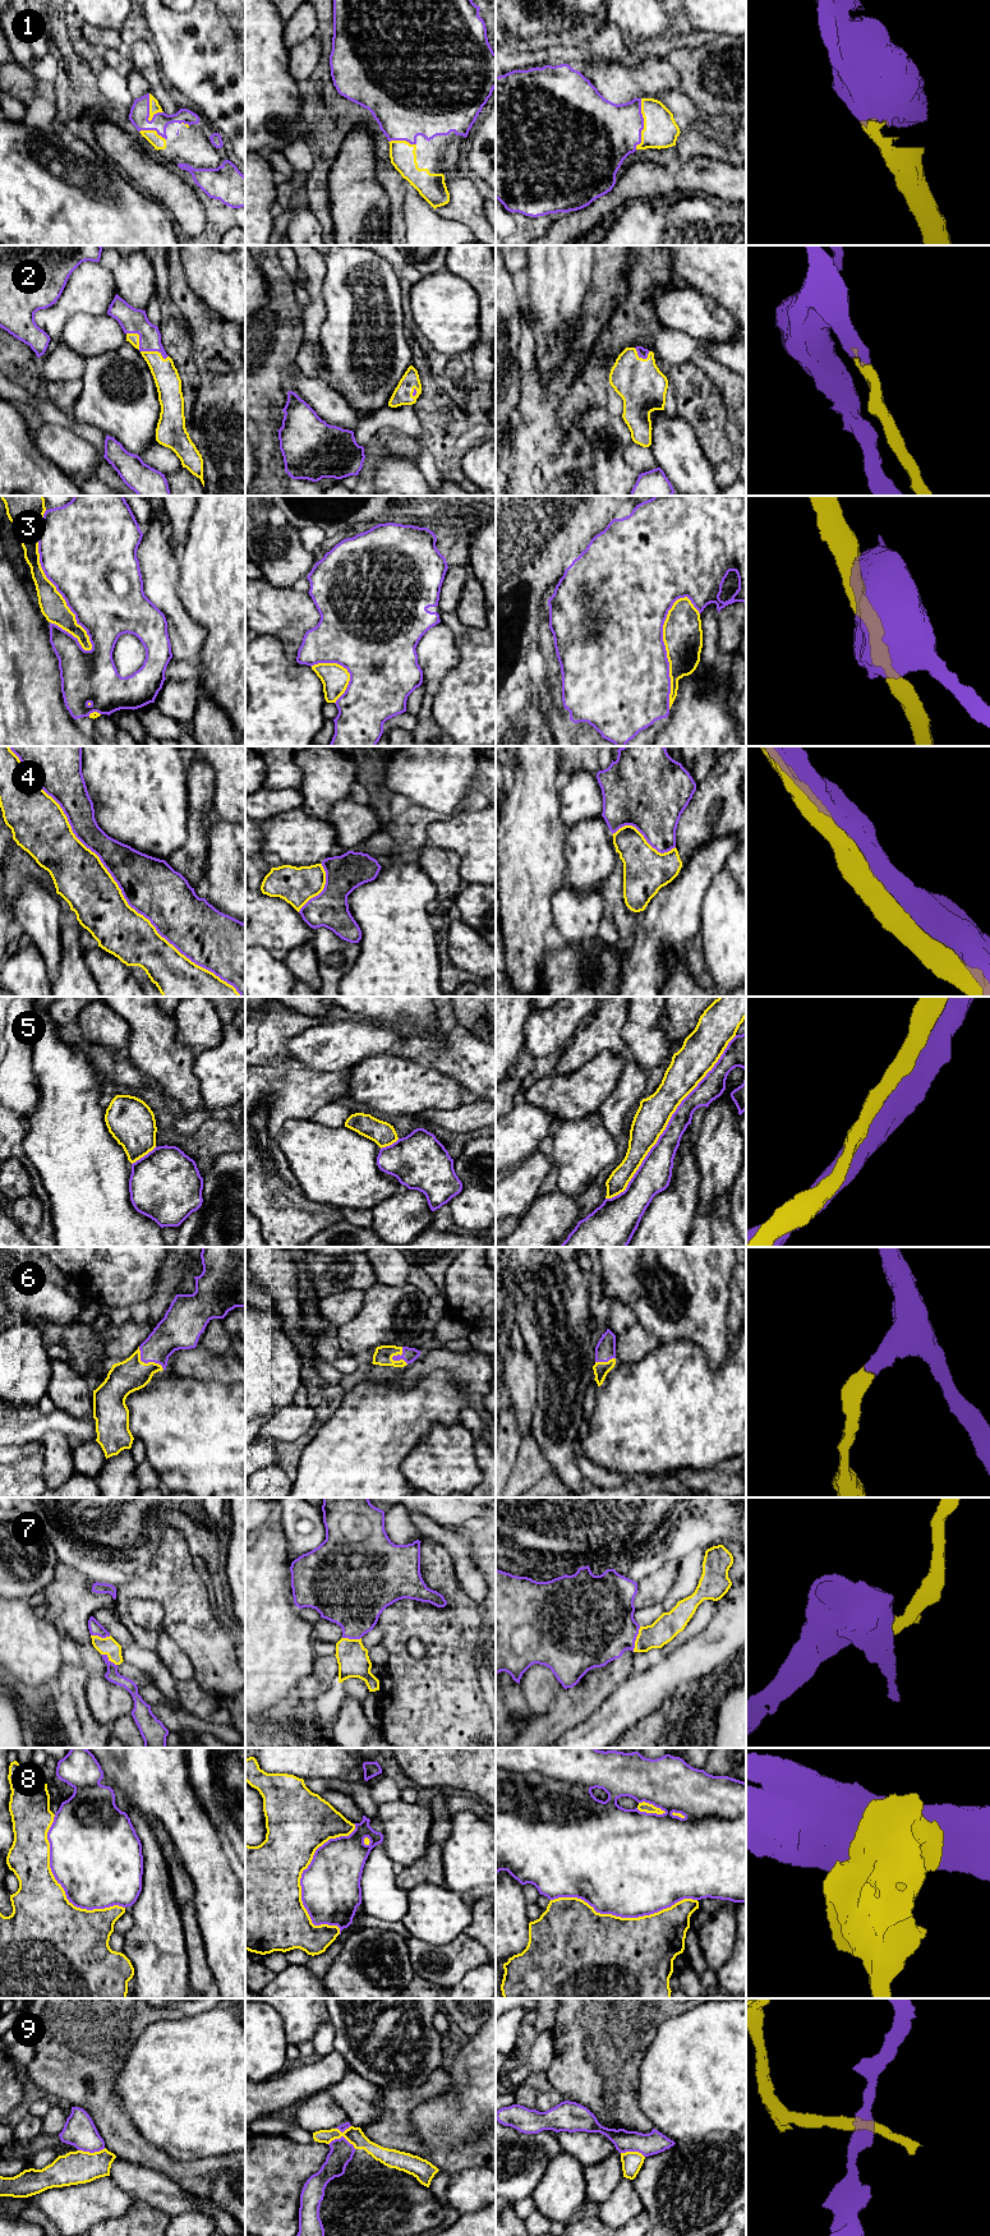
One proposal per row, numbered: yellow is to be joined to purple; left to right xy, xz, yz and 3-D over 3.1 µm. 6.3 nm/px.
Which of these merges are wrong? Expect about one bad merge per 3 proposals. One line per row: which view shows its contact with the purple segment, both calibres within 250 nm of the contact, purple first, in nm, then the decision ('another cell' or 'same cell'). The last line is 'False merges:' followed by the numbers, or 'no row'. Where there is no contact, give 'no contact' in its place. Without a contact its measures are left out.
1: contact in yz; calibres 400 and 220 nm; same cell
2: contact in xy; calibres 160 and 160 nm; same cell
3: contact in xy; calibres 500 and 160 nm; another cell
4: contact in xy; calibres 360 and 340 nm; same cell
5: contact in yz; calibres 180 and 200 nm; same cell
6: contact in xy; calibres 220 and 200 nm; same cell
7: contact in yz; calibres 460 and 160 nm; same cell
8: contact in xz; calibres 380 and 500 nm; another cell
9: contact in xz; calibres 150 and 110 nm; another cell
False merges: 3, 8, 9

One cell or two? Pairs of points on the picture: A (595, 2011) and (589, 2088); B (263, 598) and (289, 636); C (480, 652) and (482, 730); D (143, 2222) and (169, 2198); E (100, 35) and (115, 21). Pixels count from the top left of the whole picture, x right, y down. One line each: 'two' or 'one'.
A: one
B: one
C: one
D: two
E: two

